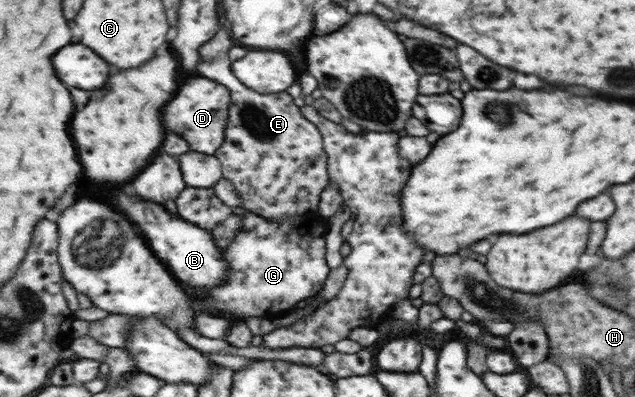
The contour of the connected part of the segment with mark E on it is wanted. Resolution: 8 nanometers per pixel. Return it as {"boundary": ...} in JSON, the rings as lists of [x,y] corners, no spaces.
{"boundary":[[[226,22],[213,40],[203,45],[199,73],[219,81],[233,93],[226,141],[215,157],[221,161],[223,177],[230,180],[242,199],[242,207],[270,220],[315,214],[322,193],[330,184],[328,153],[321,130],[309,121],[287,92],[262,94],[243,85],[231,71],[229,51],[233,35]]]}

